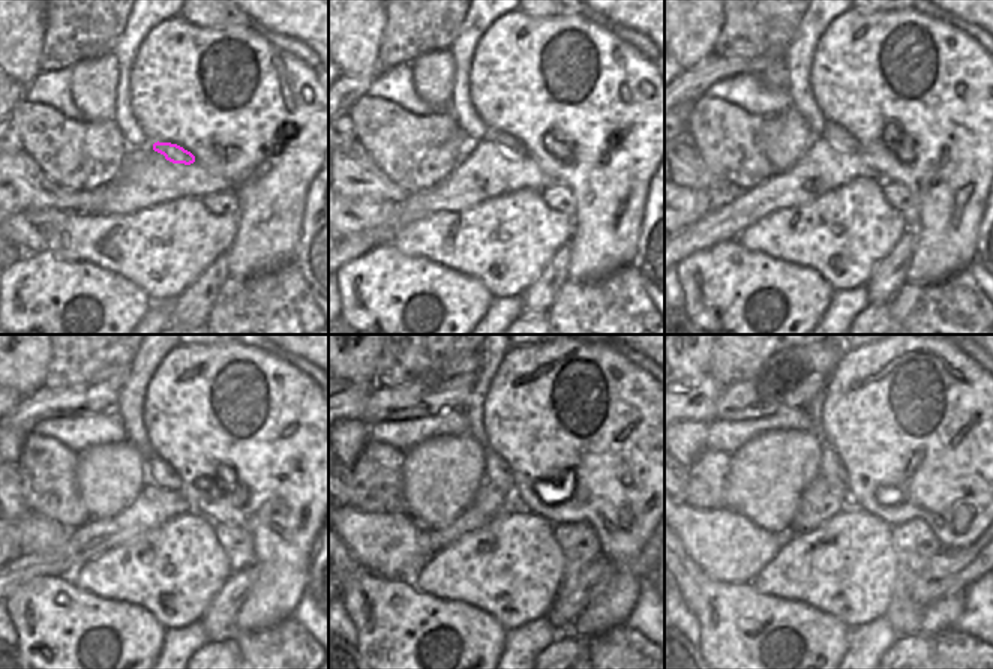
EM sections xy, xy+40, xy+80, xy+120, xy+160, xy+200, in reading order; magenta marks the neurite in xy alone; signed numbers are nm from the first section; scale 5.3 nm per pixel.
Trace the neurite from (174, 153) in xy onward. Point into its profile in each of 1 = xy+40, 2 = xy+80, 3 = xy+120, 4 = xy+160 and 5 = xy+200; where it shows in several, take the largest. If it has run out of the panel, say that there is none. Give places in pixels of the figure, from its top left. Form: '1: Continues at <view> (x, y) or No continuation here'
1: Continues at xy+40 (510, 146)
2: Continues at xy+80 (840, 140)
3: Continues at xy+120 (161, 473)
4: Continues at xy+160 (495, 470)
5: Continues at xy+200 (830, 465).

